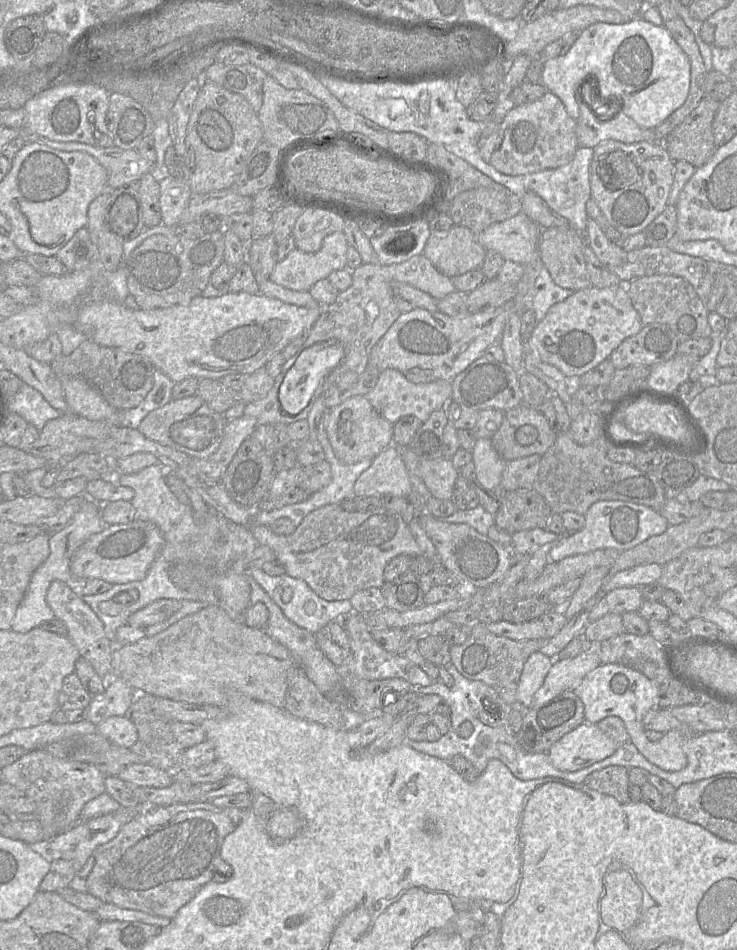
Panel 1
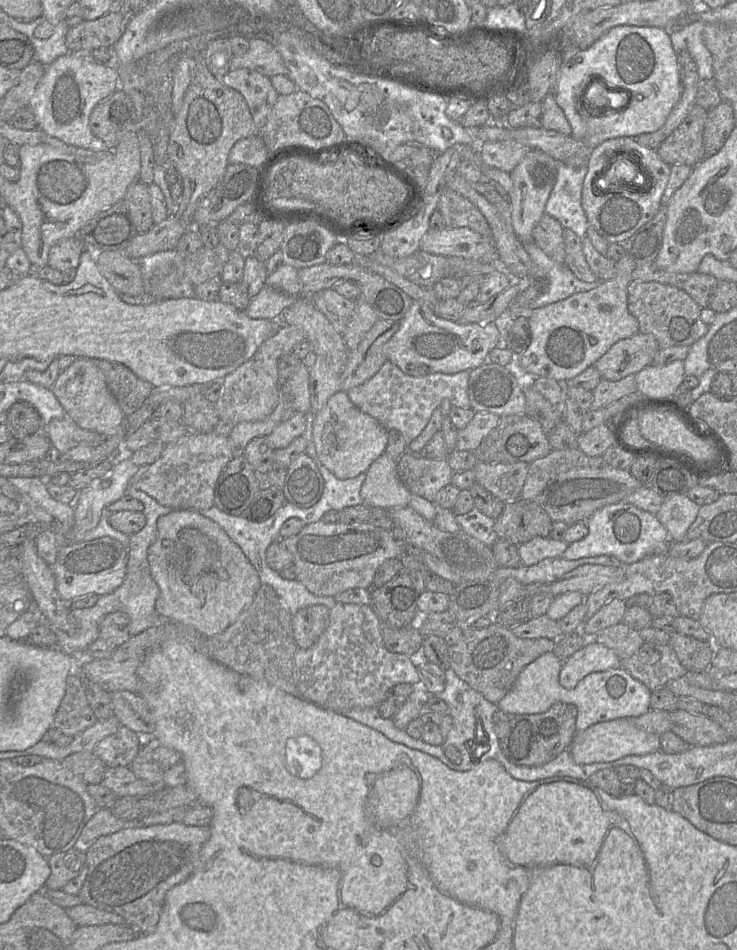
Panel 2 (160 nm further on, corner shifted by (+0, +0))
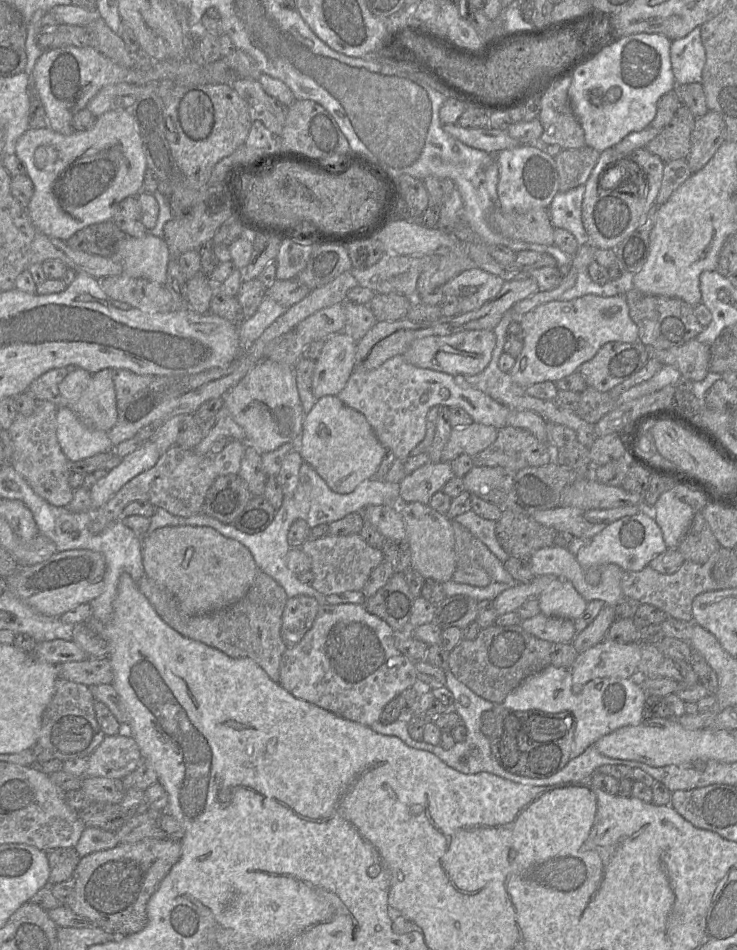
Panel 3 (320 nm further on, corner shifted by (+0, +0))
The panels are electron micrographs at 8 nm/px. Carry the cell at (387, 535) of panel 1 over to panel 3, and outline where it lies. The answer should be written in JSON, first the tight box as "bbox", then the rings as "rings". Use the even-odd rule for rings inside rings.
{"bbox":[300,534,384,596],"rings":[[[360,534],[326,535],[320,539],[306,540],[300,549],[311,559],[310,571],[314,575],[311,586],[324,596],[362,591],[373,569],[384,562],[382,550],[370,546]]]}

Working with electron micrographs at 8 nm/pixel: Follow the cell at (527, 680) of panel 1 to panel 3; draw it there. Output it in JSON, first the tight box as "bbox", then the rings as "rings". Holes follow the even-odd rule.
{"bbox":[502,664,646,758],"rings":[[[550,664],[542,671],[526,678],[508,694],[502,705],[518,711],[539,710],[550,713],[568,711],[572,713],[576,720],[576,729],[570,758],[575,758],[604,735],[624,726],[640,724],[644,720],[643,709],[646,696],[637,679],[617,677],[590,680],[579,693],[574,693],[570,670]]]}

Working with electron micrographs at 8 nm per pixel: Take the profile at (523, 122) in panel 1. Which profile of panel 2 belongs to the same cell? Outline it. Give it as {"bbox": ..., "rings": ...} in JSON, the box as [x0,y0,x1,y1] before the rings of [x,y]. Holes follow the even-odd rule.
{"bbox":[480,141,531,173],"rings":[[[513,141],[485,142],[480,160],[489,167],[510,173],[531,149]]]}

